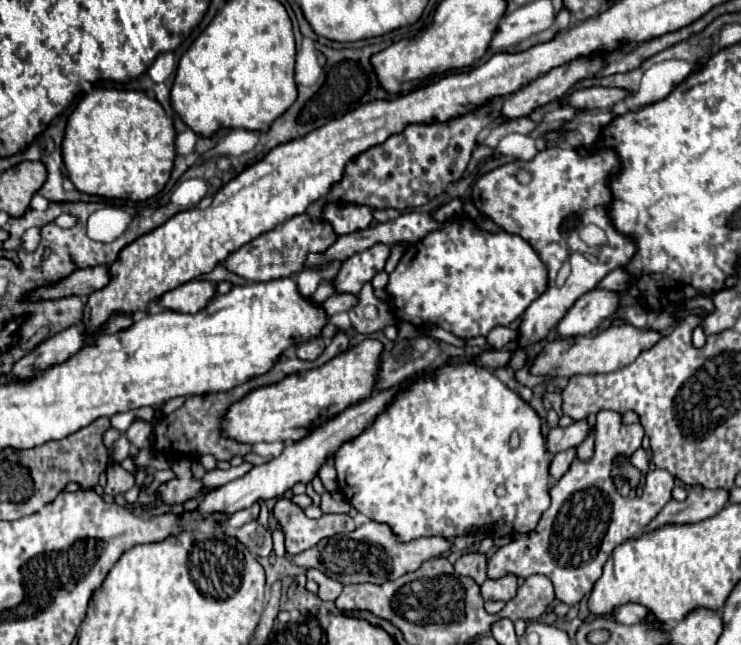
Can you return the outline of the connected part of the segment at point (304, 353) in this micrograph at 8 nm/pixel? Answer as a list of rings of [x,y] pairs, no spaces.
[[[317,337],[317,339],[311,339],[311,341],[307,341],[307,343],[297,345],[297,347],[295,347],[295,353],[297,353],[299,359],[311,361],[311,359],[317,359],[317,357],[323,353],[323,349],[325,349],[325,343],[323,343],[321,337]]]

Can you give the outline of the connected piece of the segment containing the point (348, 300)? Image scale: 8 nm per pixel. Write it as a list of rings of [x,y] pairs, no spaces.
[[[335,293],[333,297],[325,299],[323,301],[323,309],[327,313],[327,317],[335,315],[335,313],[341,313],[341,311],[349,311],[351,307],[355,307],[359,301],[357,295],[351,295],[351,293]]]

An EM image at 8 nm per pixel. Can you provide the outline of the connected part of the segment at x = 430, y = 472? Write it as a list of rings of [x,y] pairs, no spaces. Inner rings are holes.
[[[449,363],[443,365],[439,369],[435,369],[433,373],[421,373],[419,379],[405,391],[401,391],[397,395],[397,399],[387,407],[385,413],[381,413],[375,423],[371,425],[371,429],[363,431],[357,439],[353,439],[351,443],[345,443],[337,455],[335,455],[335,469],[337,469],[337,483],[339,483],[339,491],[343,493],[345,501],[355,507],[359,513],[367,515],[371,521],[383,523],[387,527],[391,527],[391,533],[395,535],[397,541],[413,541],[413,539],[421,539],[421,537],[431,537],[431,535],[439,535],[443,539],[455,539],[455,537],[465,537],[471,533],[481,533],[481,535],[489,535],[489,533],[497,533],[499,527],[505,527],[509,531],[509,535],[529,535],[543,511],[549,507],[551,503],[551,461],[553,461],[553,453],[547,451],[547,439],[541,431],[543,421],[537,415],[537,411],[523,401],[513,389],[509,389],[505,383],[501,383],[493,371],[479,367],[475,363]],[[498,487],[504,487],[504,493],[495,493]]]

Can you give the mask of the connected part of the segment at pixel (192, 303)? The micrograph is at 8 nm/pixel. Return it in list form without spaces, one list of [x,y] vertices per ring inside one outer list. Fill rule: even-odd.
[[[195,279],[189,281],[173,291],[169,291],[167,295],[163,295],[159,299],[159,303],[165,309],[171,311],[179,311],[179,313],[197,313],[203,307],[207,307],[207,303],[215,297],[217,293],[217,285],[211,281],[203,281],[203,279]]]

